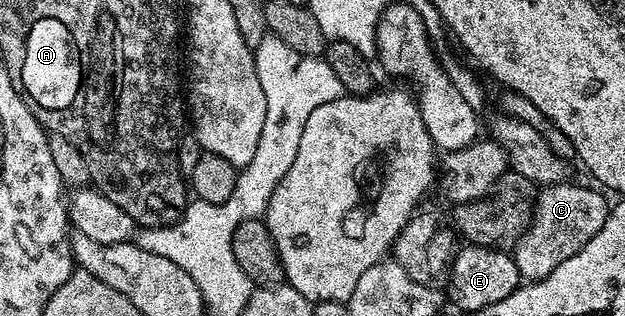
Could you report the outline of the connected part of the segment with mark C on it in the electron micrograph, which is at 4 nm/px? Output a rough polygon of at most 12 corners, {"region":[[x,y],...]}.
{"region":[[574,181],[542,187],[515,241],[520,279],[581,252],[609,202]]}

